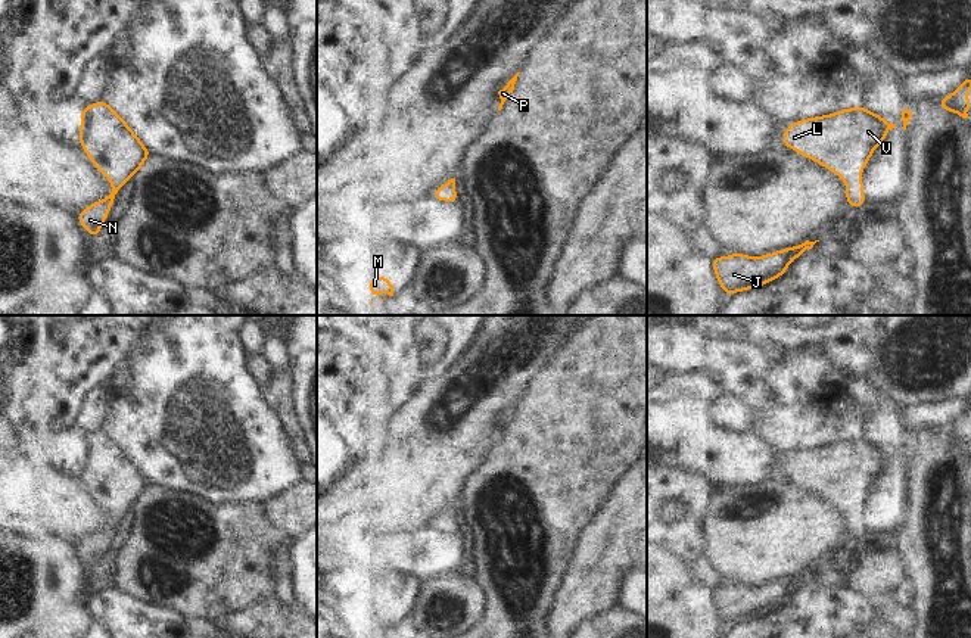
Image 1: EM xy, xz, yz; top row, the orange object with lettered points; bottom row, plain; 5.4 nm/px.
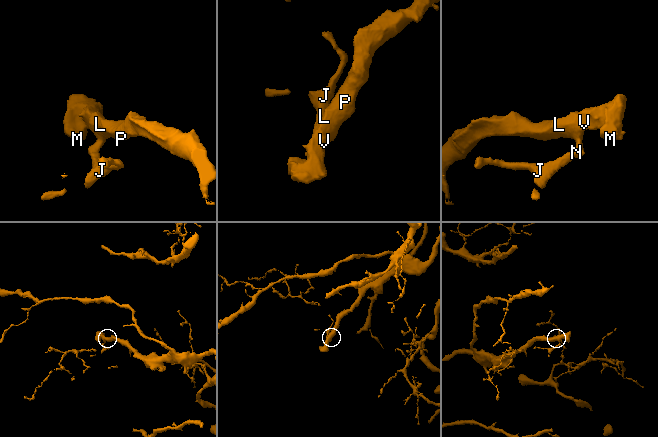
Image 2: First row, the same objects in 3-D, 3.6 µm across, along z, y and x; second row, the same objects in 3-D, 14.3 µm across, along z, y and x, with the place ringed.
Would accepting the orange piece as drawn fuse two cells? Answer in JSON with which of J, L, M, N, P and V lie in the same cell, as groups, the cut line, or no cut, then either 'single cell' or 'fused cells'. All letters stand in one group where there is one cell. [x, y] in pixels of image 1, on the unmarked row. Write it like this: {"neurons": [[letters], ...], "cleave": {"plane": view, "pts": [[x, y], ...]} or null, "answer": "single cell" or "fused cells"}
{"neurons": [["J", "L", "M", "N", "P", "V"]], "cleave": null, "answer": "single cell"}

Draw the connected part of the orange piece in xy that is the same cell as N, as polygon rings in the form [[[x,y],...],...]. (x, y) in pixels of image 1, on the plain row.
[[[106,430],[80,441],[78,470],[88,491],[109,510],[112,522],[78,542],[80,555],[97,567],[121,517],[133,508],[150,480]]]

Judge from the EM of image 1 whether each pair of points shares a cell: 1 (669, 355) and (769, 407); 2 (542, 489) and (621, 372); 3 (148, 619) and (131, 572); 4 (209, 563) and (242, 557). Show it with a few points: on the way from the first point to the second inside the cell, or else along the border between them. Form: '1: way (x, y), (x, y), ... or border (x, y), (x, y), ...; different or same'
1: way (694, 355), (718, 355), (744, 382); same
2: way (542, 458), (542, 441), (590, 394); same
3: border (114, 584), (137, 597), (173, 609); different
4: way (217, 559), (235, 557); same

